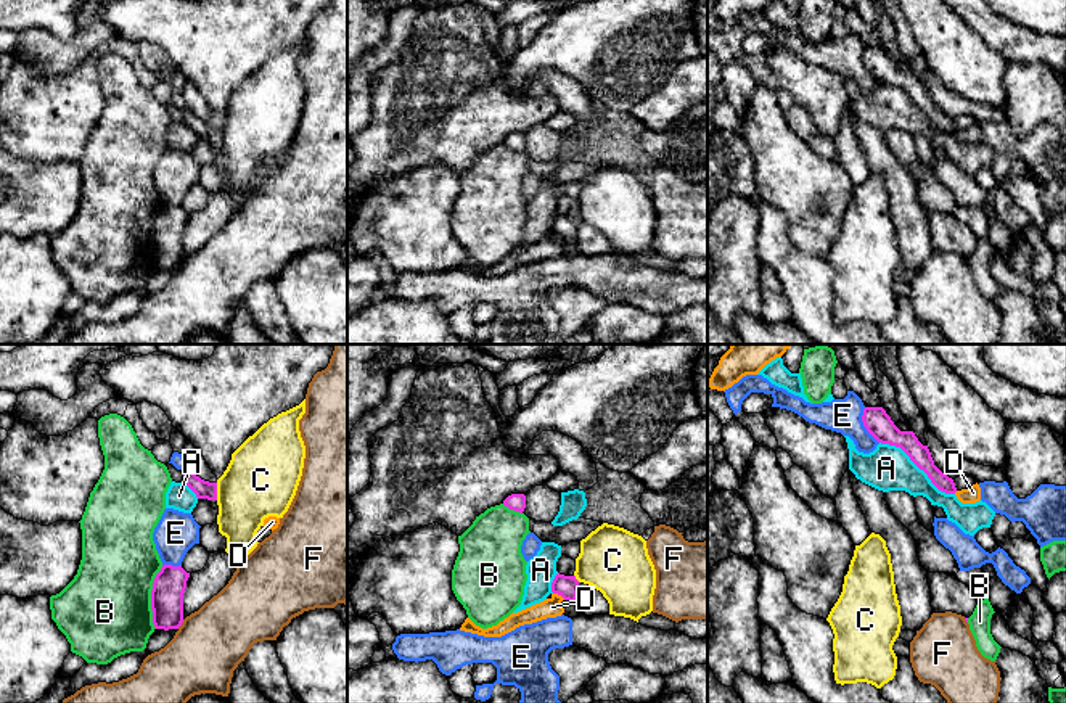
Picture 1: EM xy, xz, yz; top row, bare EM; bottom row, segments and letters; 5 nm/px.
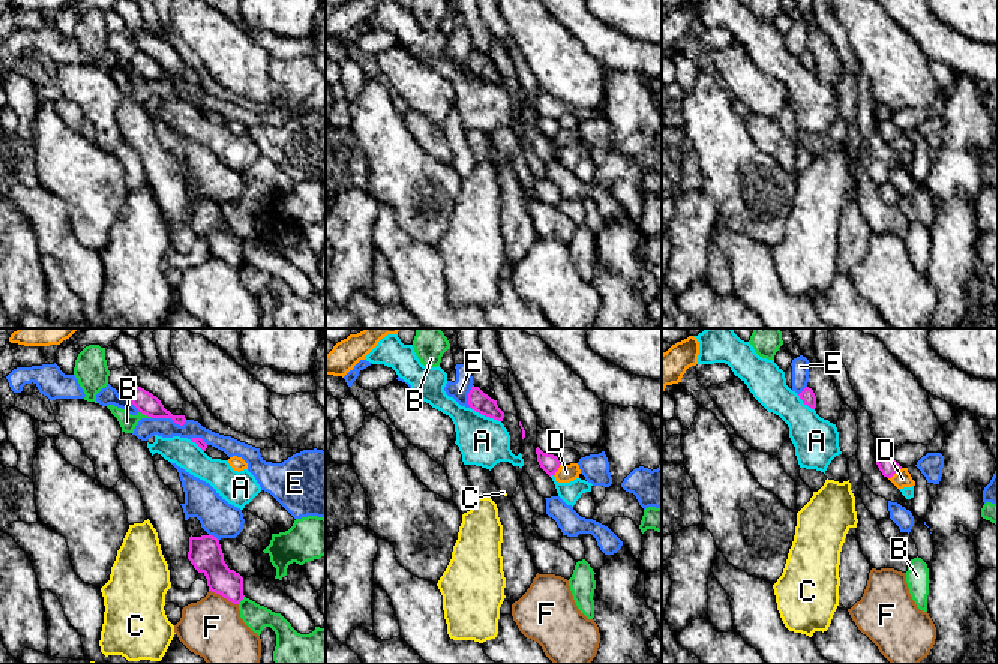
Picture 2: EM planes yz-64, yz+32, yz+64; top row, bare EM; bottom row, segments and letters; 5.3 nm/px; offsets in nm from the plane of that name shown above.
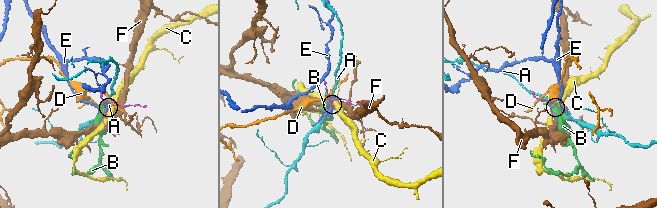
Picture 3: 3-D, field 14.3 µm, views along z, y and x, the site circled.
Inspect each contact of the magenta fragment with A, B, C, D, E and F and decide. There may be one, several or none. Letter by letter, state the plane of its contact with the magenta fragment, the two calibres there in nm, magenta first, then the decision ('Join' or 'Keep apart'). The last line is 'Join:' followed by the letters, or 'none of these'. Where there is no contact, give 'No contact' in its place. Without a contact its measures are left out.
A: Touches magenta in yz. Thickness 120 nm (magenta) against 220 nm. Keep apart
B: Touches magenta in xy. Thickness 160 nm (magenta) against 460 nm. Keep apart
C: Touches magenta in xy. Thickness 90 nm (magenta) against 360 nm. Keep apart
D: Touches magenta in xz. Thickness 110 nm (magenta) against 100 nm. Keep apart
E: Touches magenta in yz. Thickness 140 nm (magenta) against 180 nm. Keep apart
F: Touches magenta in xy. Thickness 160 nm (magenta) against 360 nm. Keep apart
Join: none of these

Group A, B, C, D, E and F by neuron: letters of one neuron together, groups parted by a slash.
A / B / C / D / E / F

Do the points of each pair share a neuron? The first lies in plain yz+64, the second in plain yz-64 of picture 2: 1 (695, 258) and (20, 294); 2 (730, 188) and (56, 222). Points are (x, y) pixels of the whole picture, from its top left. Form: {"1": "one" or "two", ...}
{"1": "one", "2": "two"}

